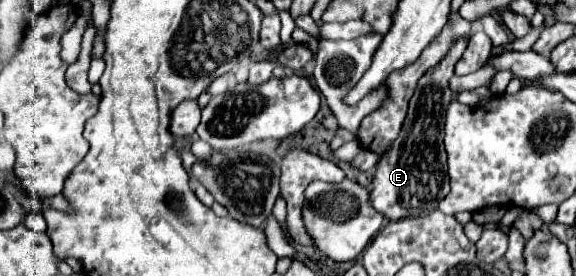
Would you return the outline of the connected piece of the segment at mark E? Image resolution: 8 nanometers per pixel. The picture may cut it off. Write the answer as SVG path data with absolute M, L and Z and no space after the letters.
M458 39L448 55L434 67L424 73L418 81L418 89L410 99L410 109L404 119L402 131L396 141L390 145L386 153L380 155L376 163L370 203L376 211L380 211L390 221L398 221L404 217L414 217L422 213L430 213L438 207L438 203L450 193L450 175L446 165L446 151L442 145L444 139L444 115L452 99L452 91L448 89L448 79L454 73L456 61L466 51L468 39Z

